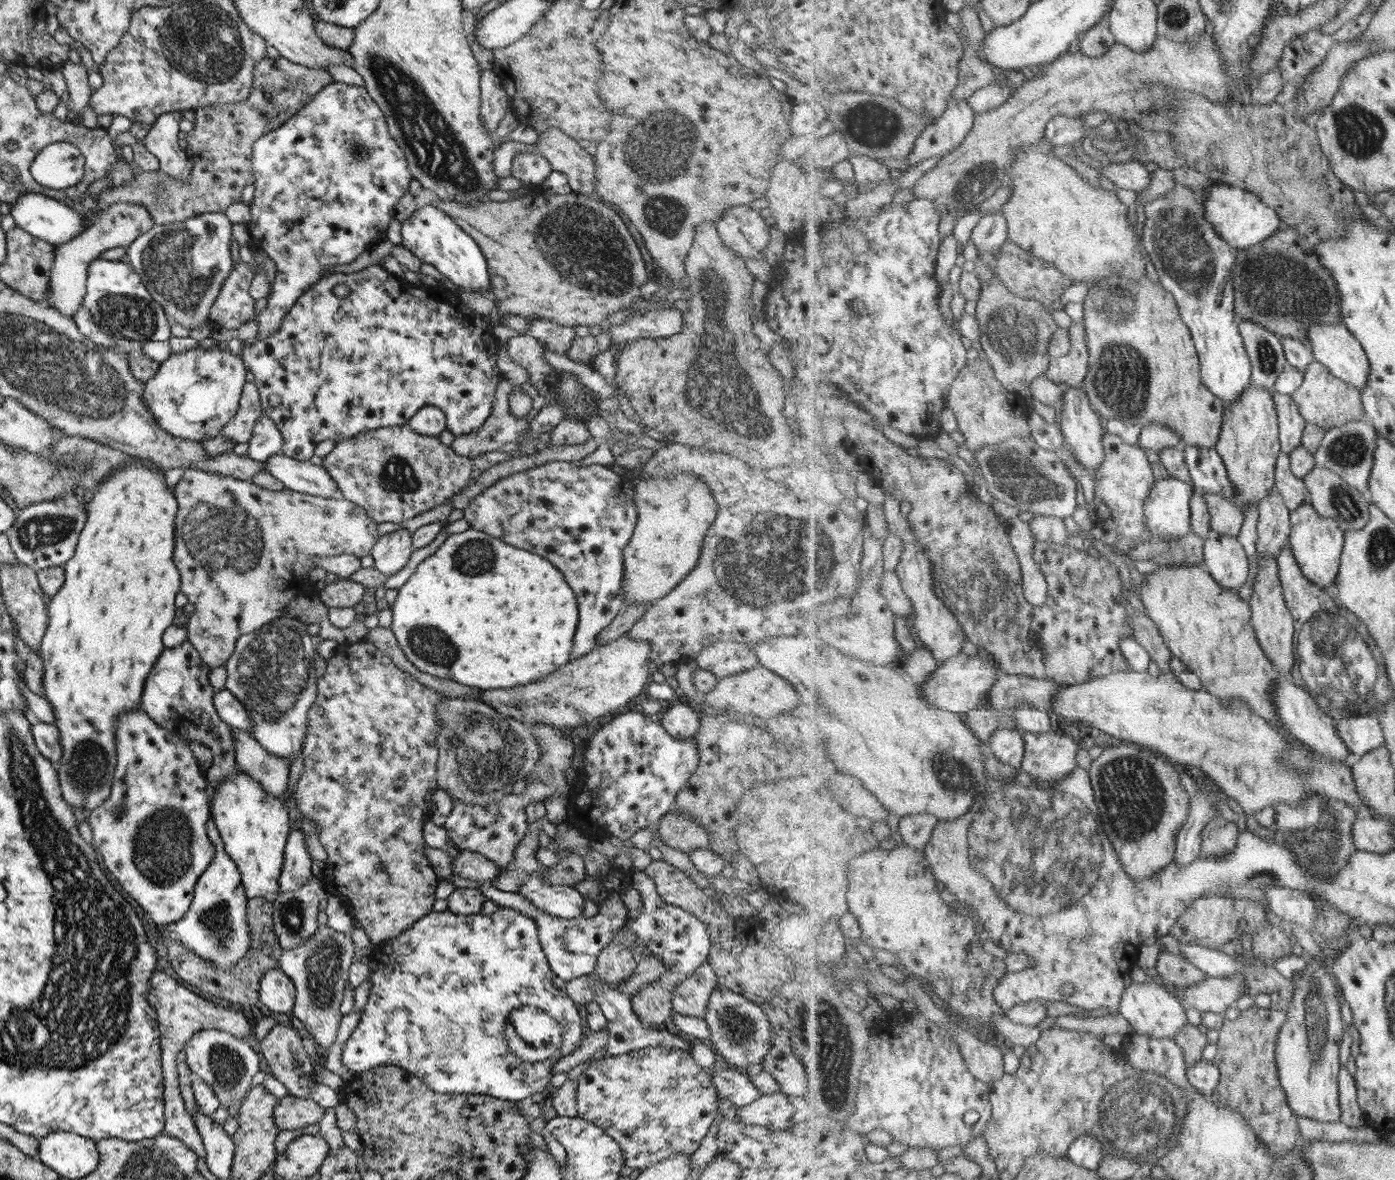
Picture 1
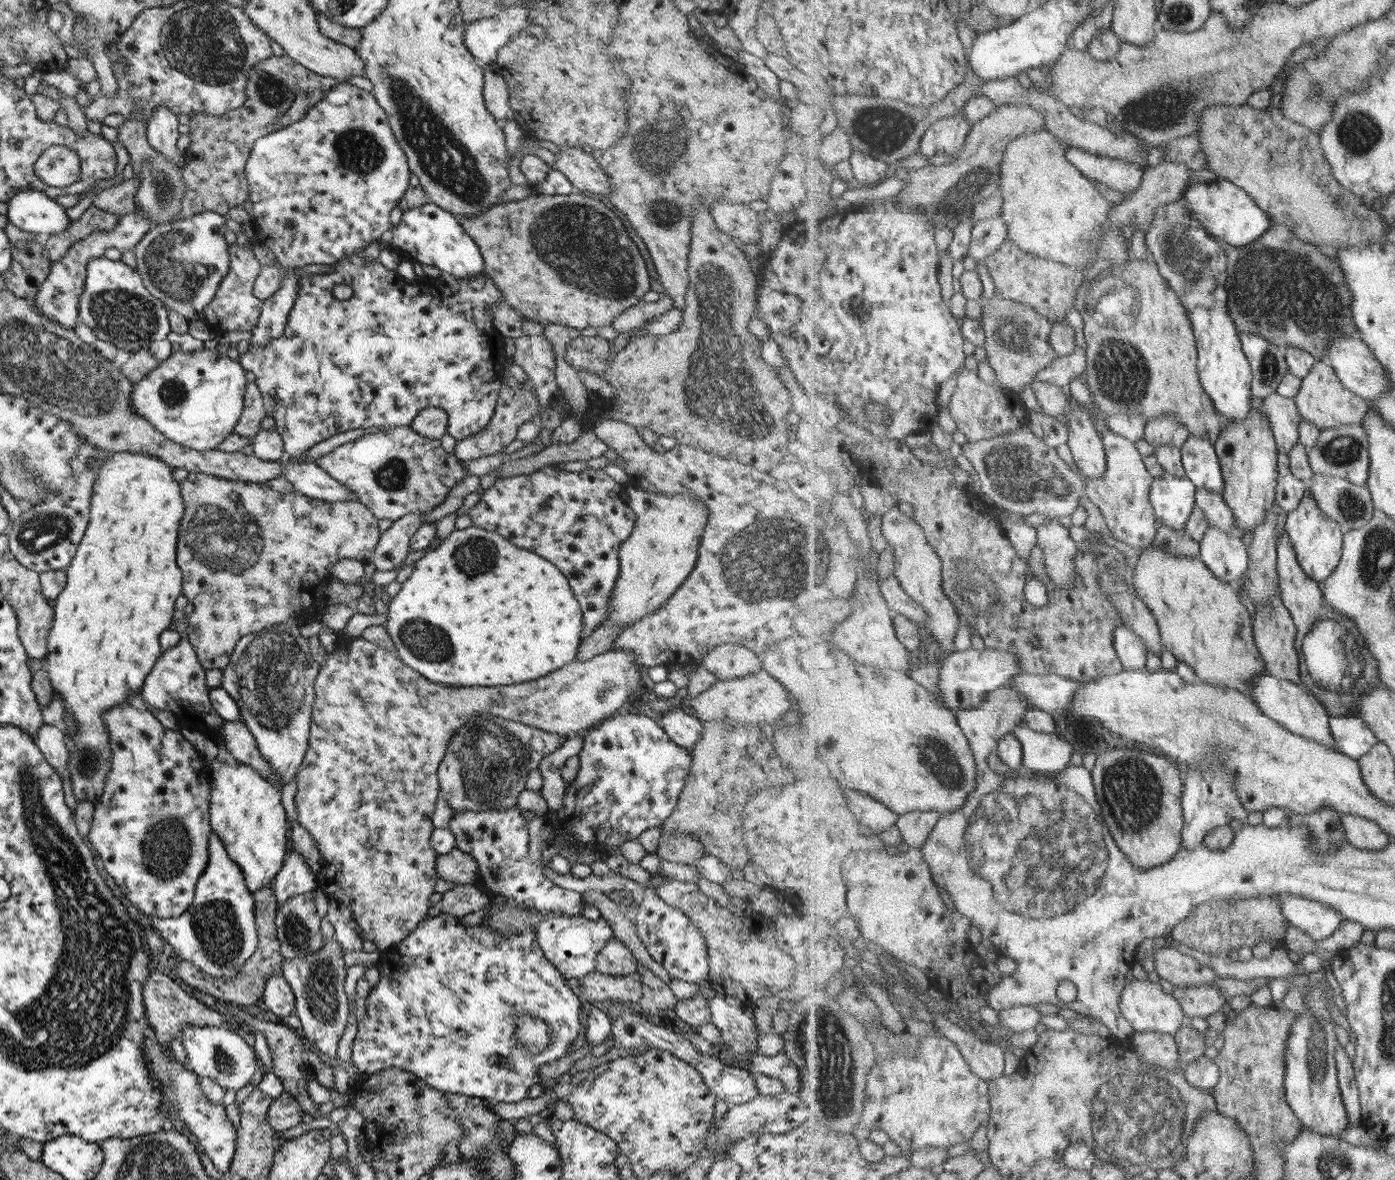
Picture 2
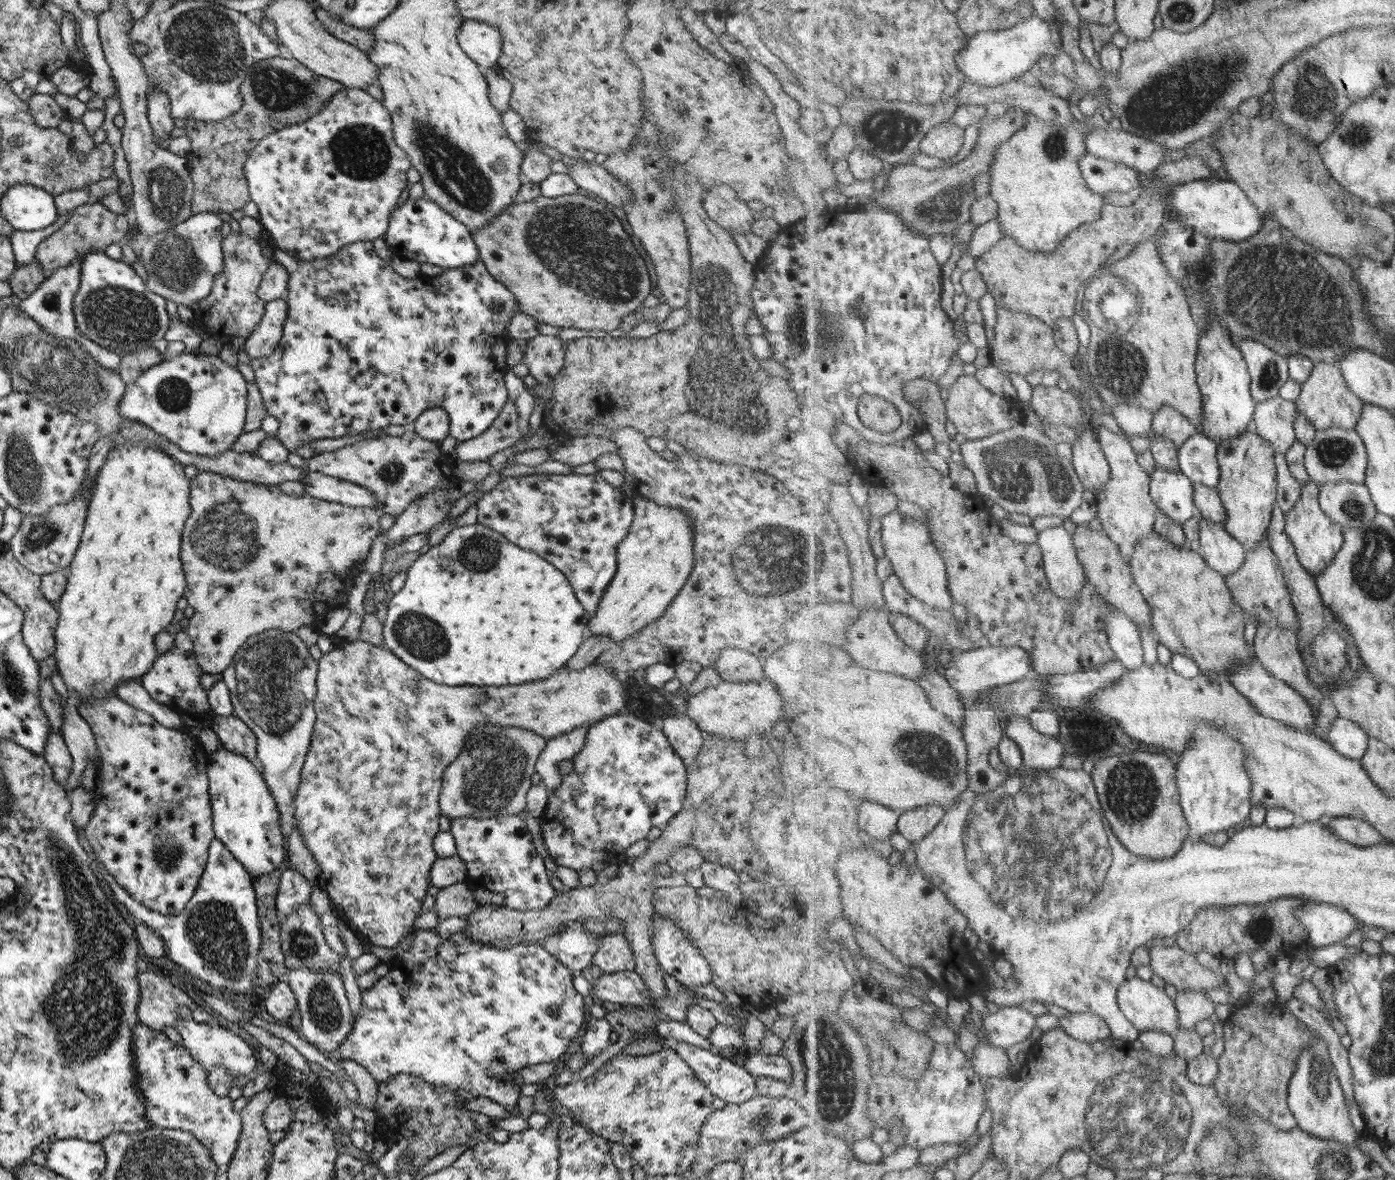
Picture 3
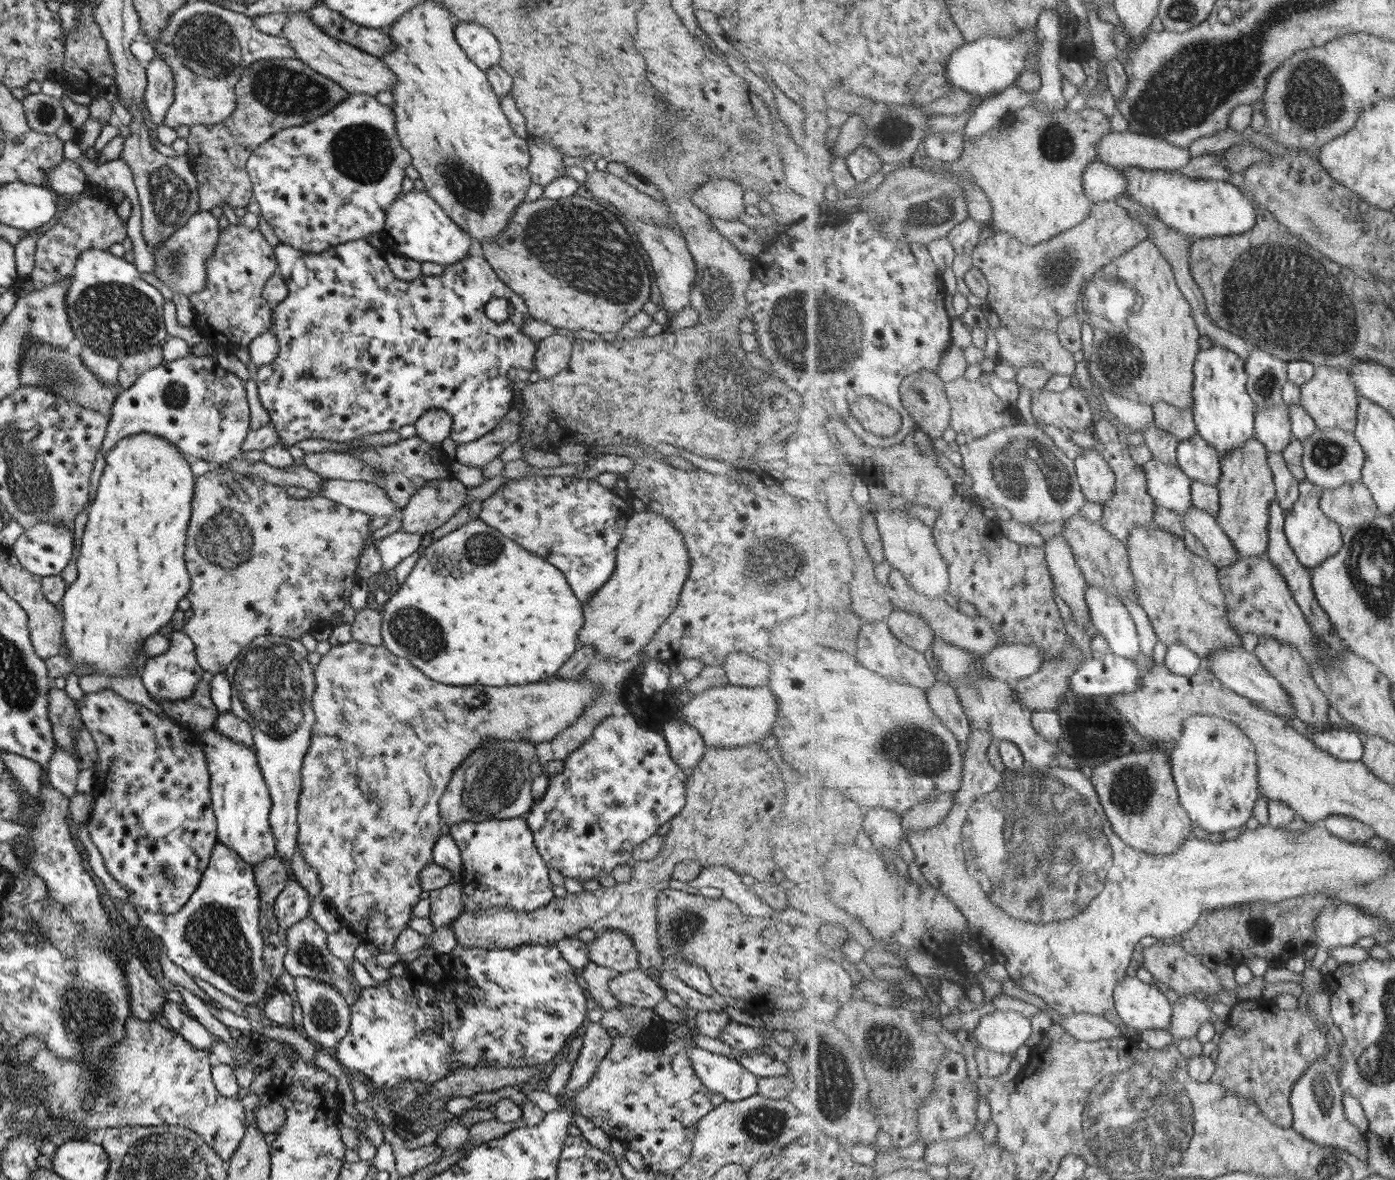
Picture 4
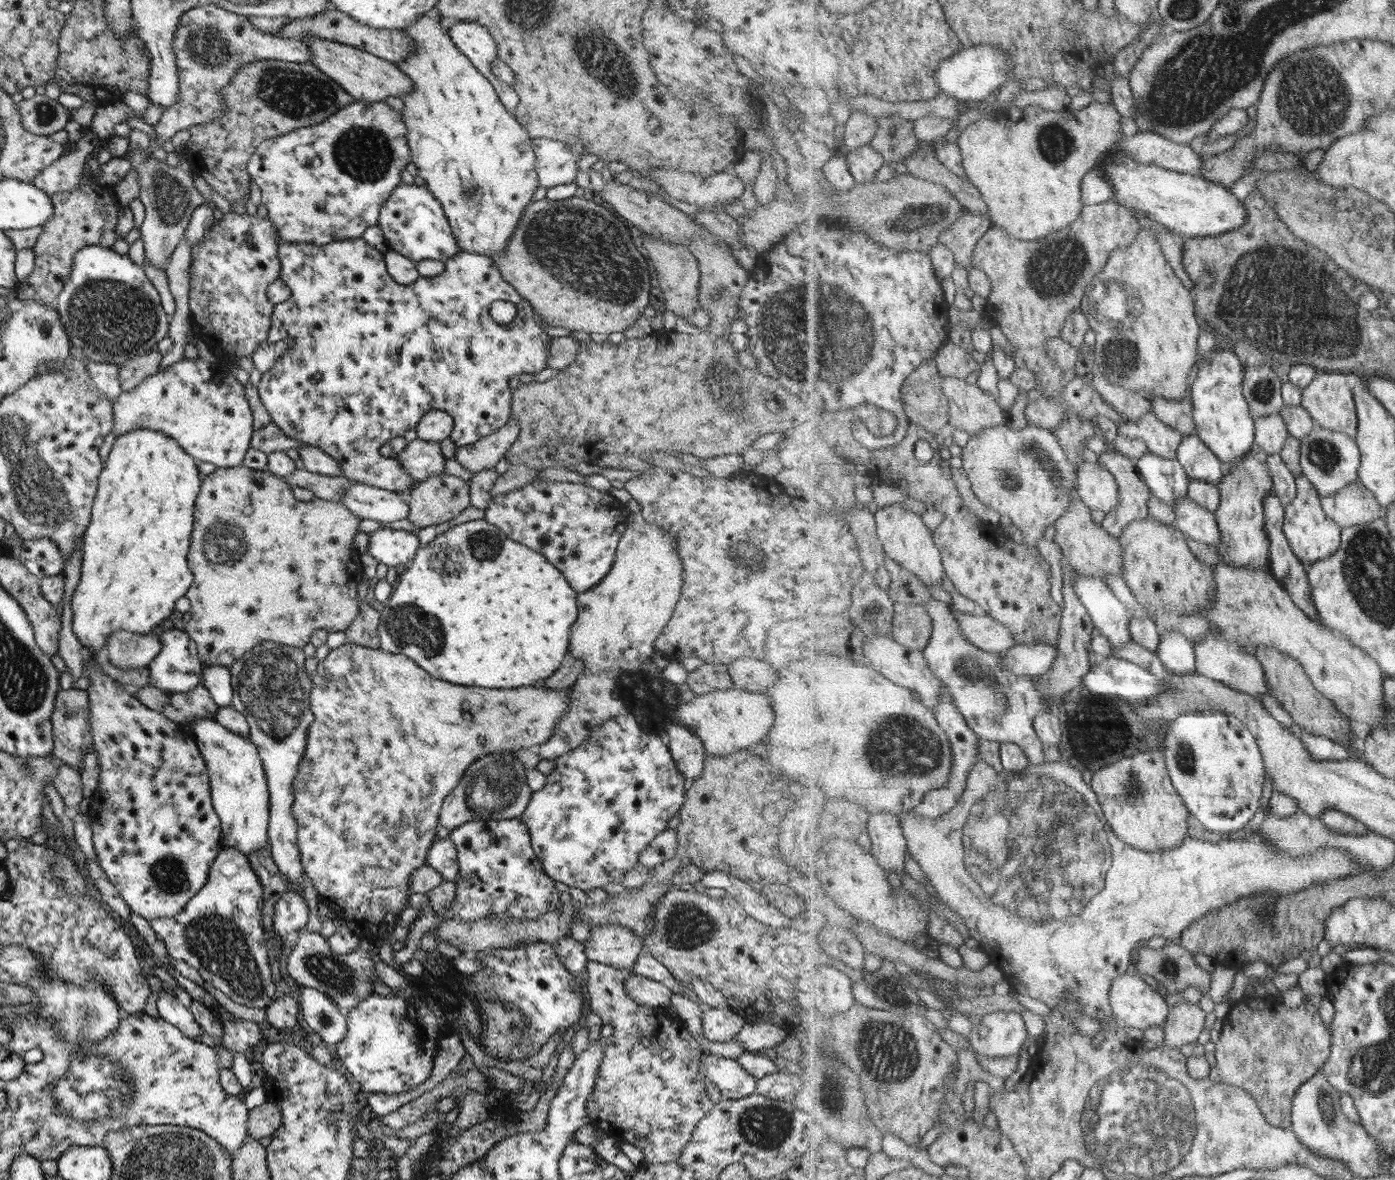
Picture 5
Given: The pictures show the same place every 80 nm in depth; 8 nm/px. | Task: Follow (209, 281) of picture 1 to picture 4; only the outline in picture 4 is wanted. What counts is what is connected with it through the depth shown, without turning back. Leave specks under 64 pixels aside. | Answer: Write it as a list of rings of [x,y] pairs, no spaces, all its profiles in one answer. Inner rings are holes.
[[[195,211],[187,222],[179,227],[167,240],[164,240],[156,248],[151,248],[154,256],[154,274],[161,282],[167,284],[173,293],[181,293],[188,296],[191,293],[199,292],[204,287],[204,262],[211,256],[212,248],[218,239],[217,219],[209,211]]]

